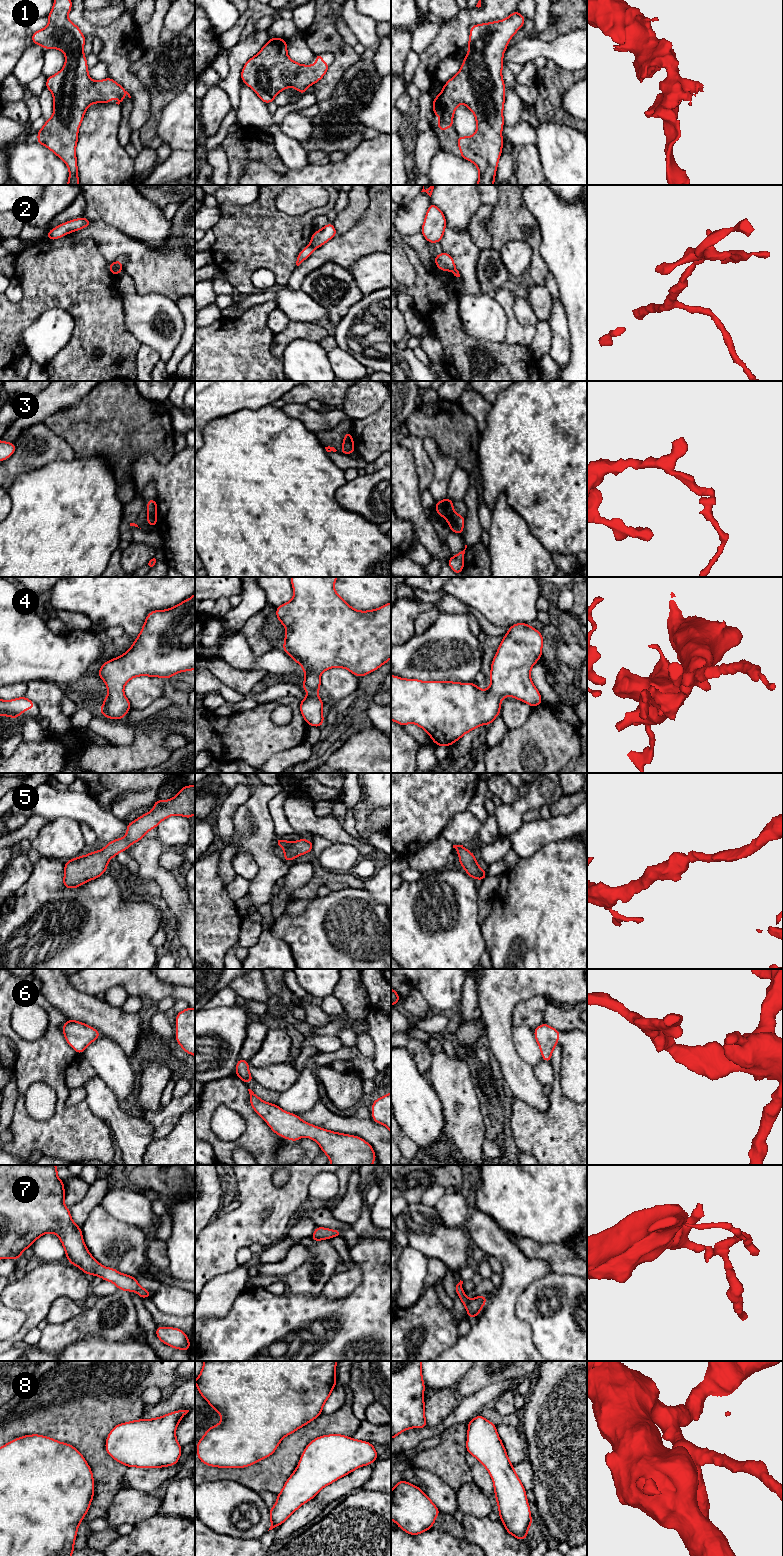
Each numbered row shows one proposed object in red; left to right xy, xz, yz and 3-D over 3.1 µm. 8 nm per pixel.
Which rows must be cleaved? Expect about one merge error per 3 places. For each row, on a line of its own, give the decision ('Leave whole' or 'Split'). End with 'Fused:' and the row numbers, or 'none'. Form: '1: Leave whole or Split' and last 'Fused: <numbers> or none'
1: Leave whole
2: Split
3: Split
4: Leave whole
5: Leave whole
6: Leave whole
7: Leave whole
8: Leave whole
Fused: 2, 3

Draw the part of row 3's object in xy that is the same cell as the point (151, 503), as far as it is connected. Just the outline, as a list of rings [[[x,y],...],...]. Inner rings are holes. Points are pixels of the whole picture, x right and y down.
[[[155,499],[147,500],[147,516],[155,516],[157,514],[157,503]]]

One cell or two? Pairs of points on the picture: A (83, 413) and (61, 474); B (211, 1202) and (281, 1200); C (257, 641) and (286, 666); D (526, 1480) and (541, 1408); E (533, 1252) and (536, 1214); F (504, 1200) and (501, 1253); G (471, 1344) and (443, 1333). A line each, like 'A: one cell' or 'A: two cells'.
A: two cells
B: two cells
C: two cells
D: two cells
E: two cells
F: two cells
G: two cells

